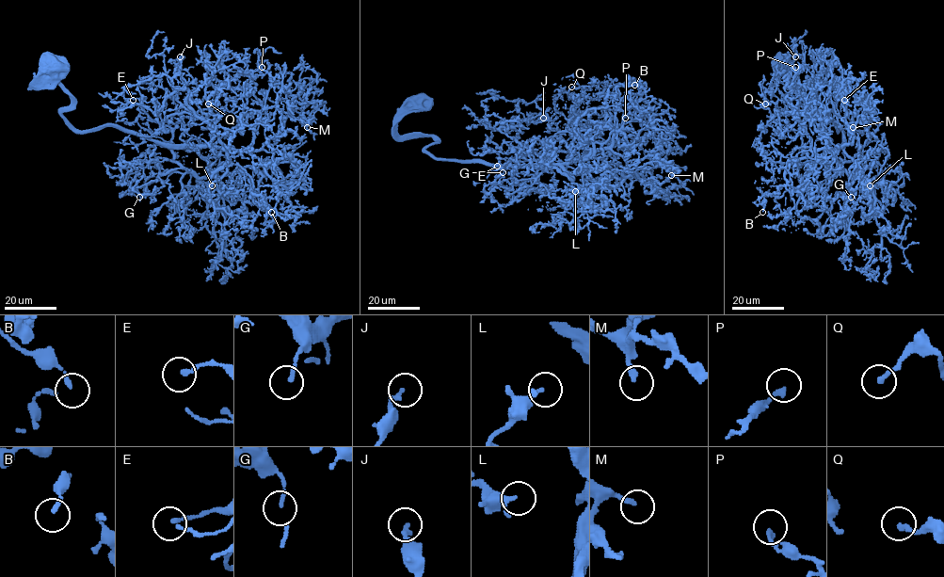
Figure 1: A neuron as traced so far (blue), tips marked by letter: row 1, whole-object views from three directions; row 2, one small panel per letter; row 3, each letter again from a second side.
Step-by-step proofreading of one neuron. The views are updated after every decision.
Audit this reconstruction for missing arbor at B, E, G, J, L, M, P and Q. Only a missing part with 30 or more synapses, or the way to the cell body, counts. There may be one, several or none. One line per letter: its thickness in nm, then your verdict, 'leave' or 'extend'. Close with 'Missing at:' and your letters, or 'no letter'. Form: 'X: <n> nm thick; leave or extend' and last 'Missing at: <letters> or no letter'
B: 170 nm thick; leave
E: 190 nm thick; leave
G: 140 nm thick; leave
J: 190 nm thick; leave
L: 240 nm thick; leave
M: 200 nm thick; leave
P: 200 nm thick; leave
Q: 190 nm thick; leave
Missing at: no letter

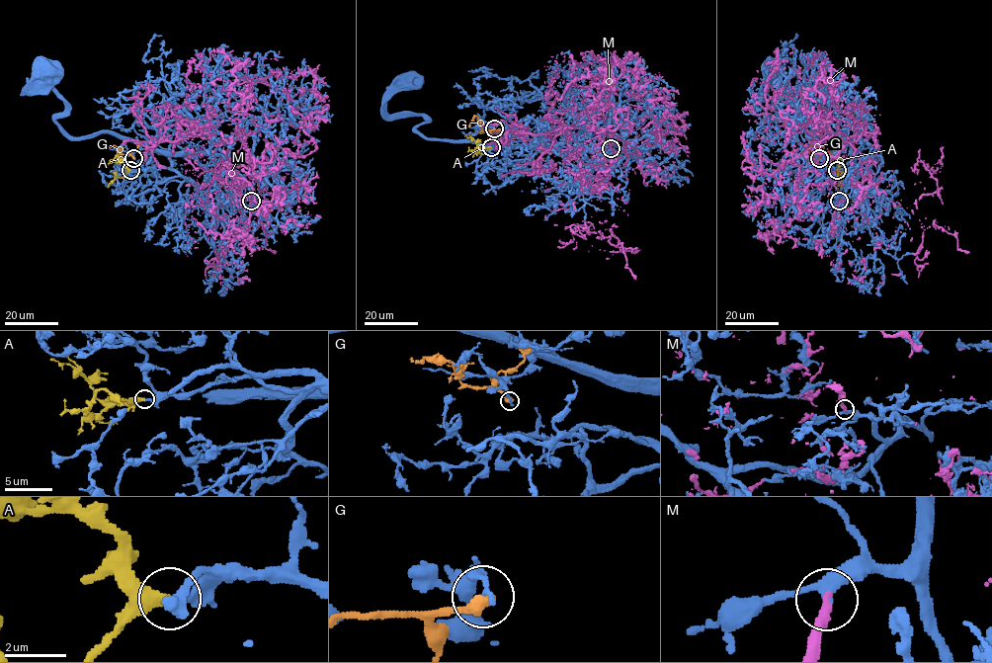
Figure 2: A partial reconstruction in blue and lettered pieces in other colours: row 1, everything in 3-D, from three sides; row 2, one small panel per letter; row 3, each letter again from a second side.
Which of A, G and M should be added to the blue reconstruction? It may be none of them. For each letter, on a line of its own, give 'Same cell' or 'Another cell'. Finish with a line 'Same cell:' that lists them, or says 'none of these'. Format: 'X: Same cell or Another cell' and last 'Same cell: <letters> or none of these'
A: Same cell
G: Another cell
M: Another cell
Same cell: A

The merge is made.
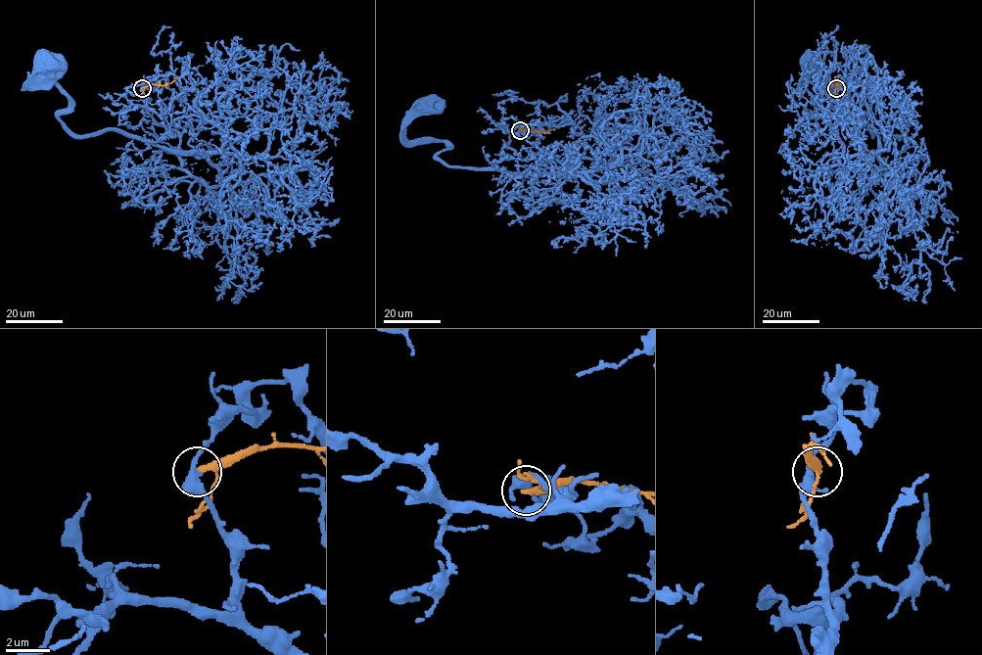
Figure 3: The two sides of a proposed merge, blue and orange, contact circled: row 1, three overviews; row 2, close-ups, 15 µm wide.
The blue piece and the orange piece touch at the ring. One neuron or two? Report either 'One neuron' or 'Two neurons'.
Two neurons

